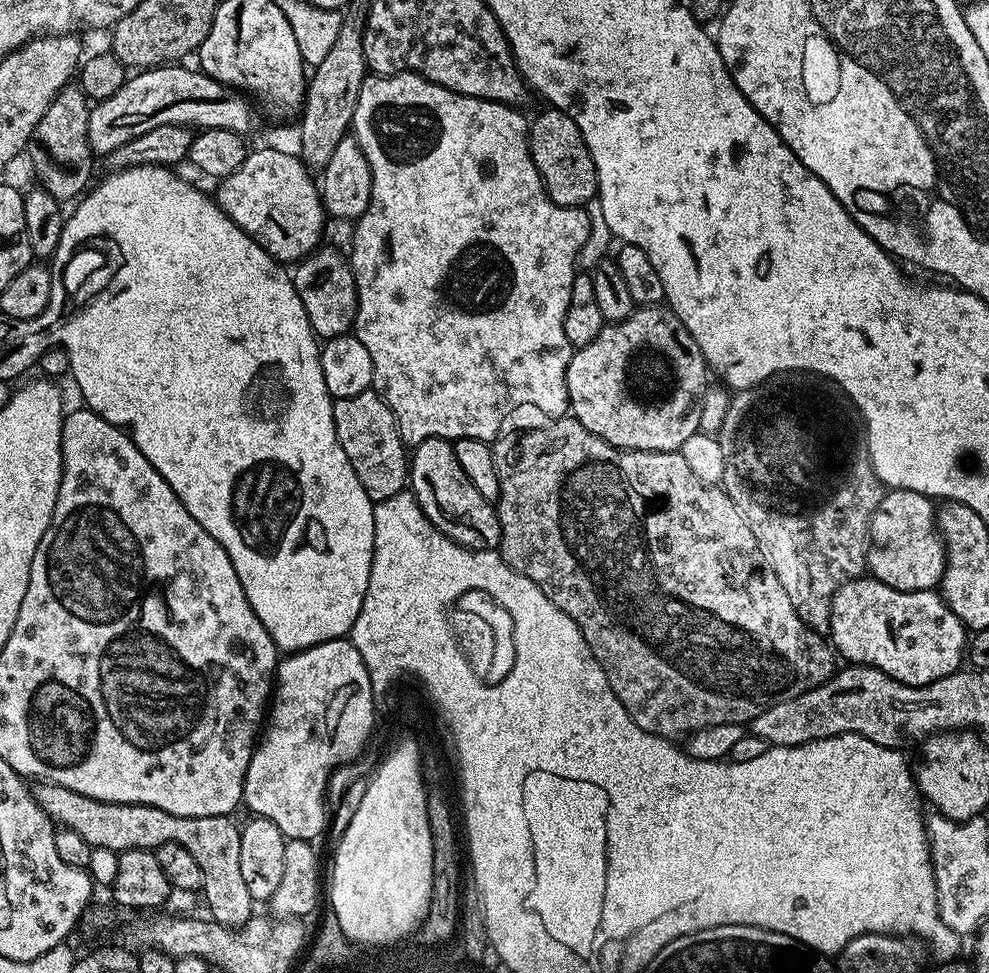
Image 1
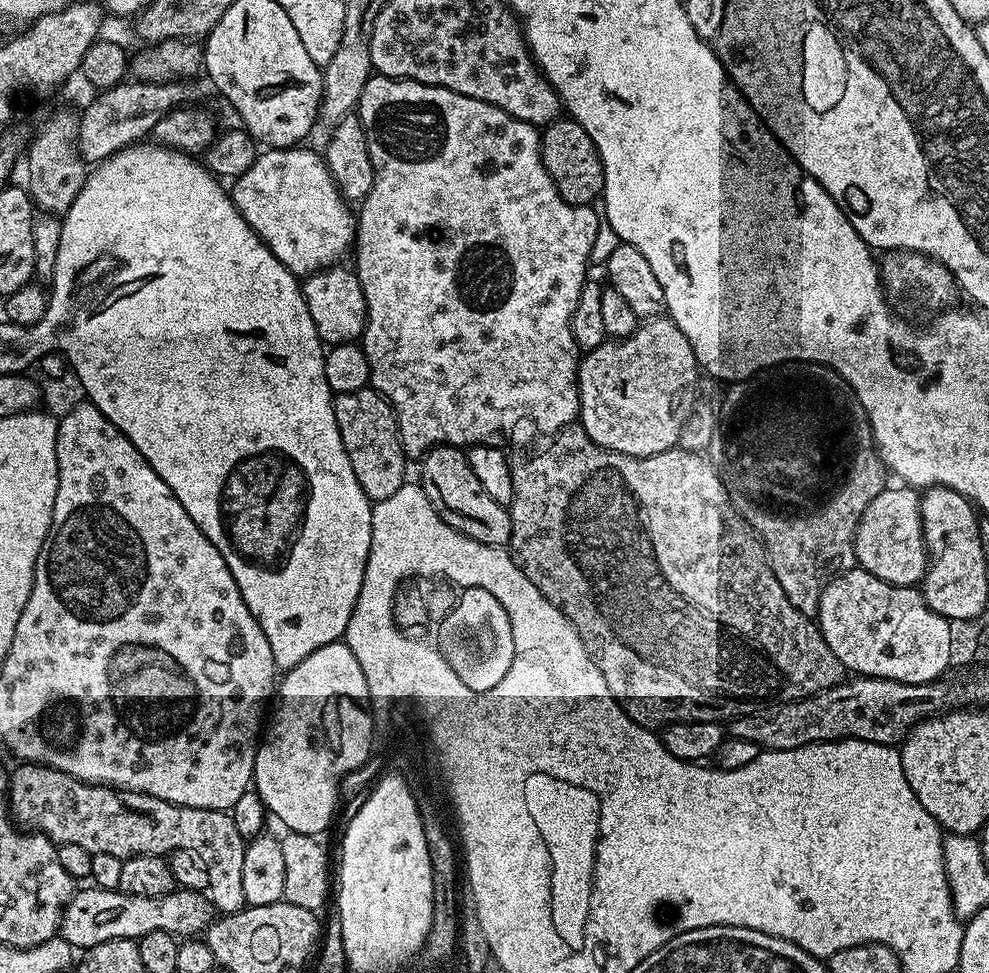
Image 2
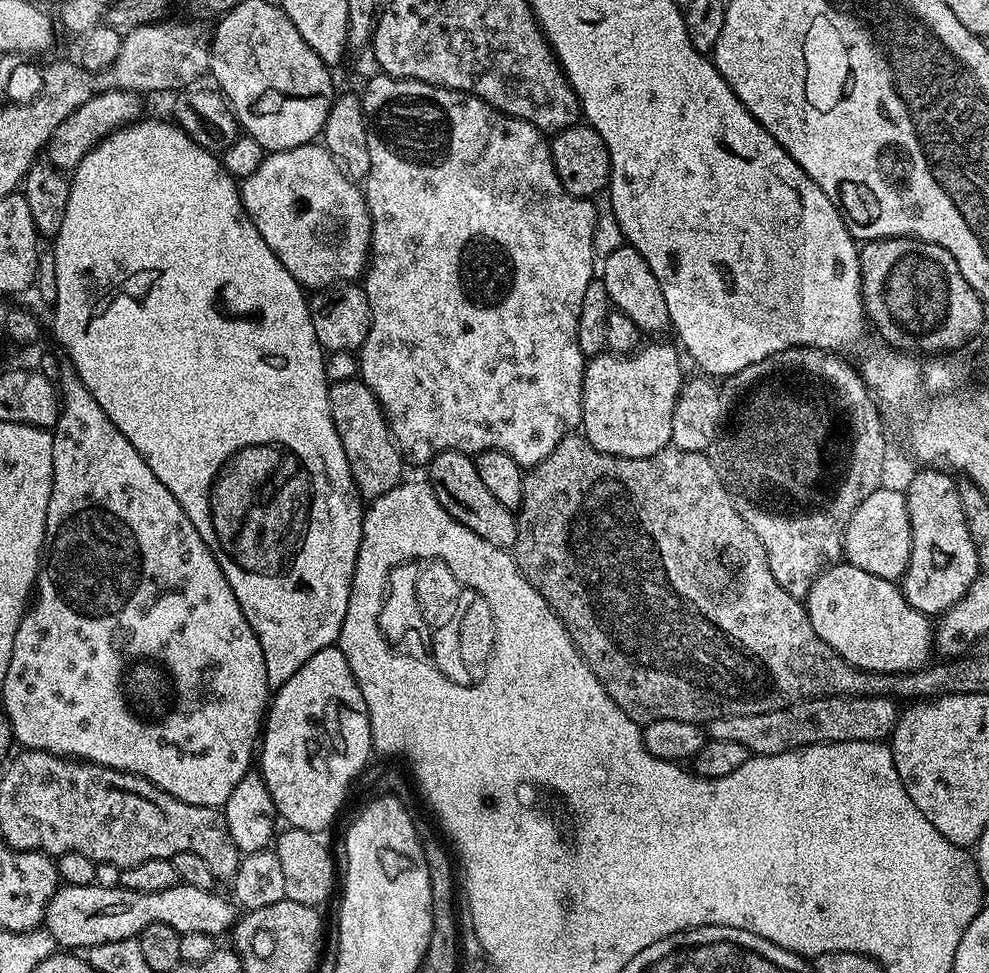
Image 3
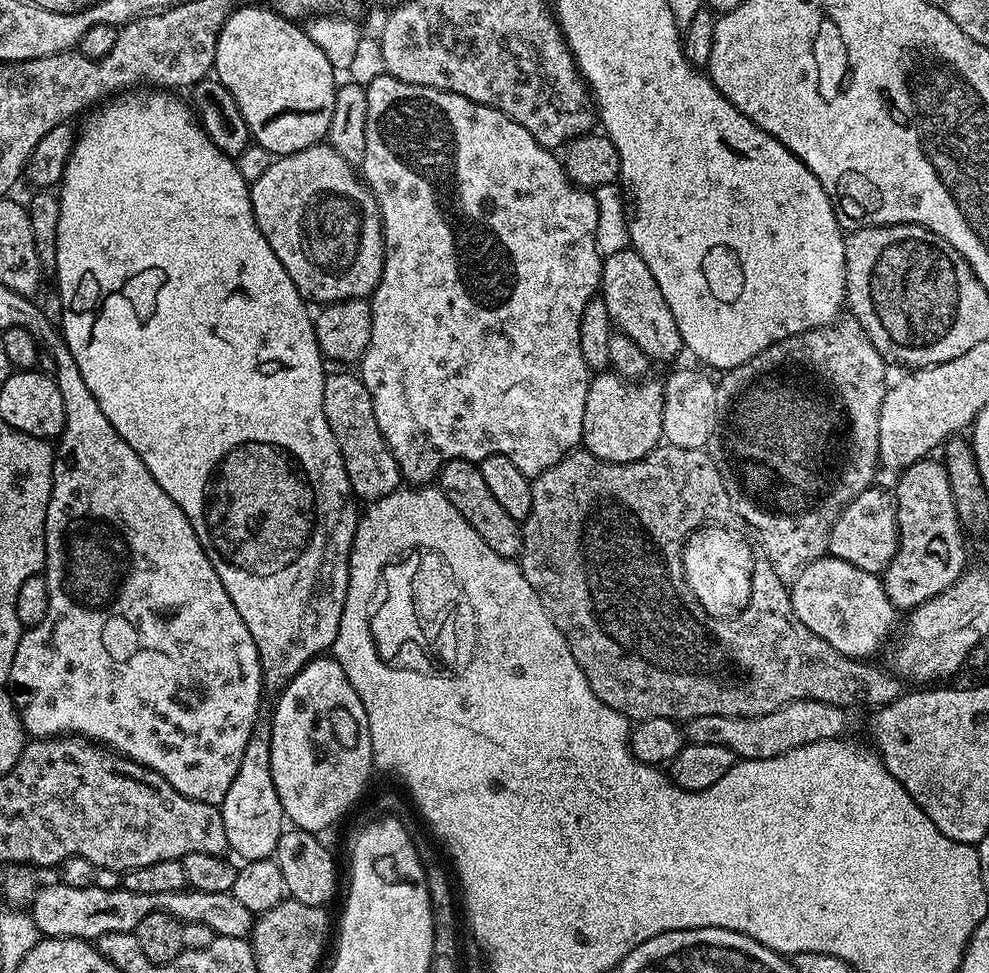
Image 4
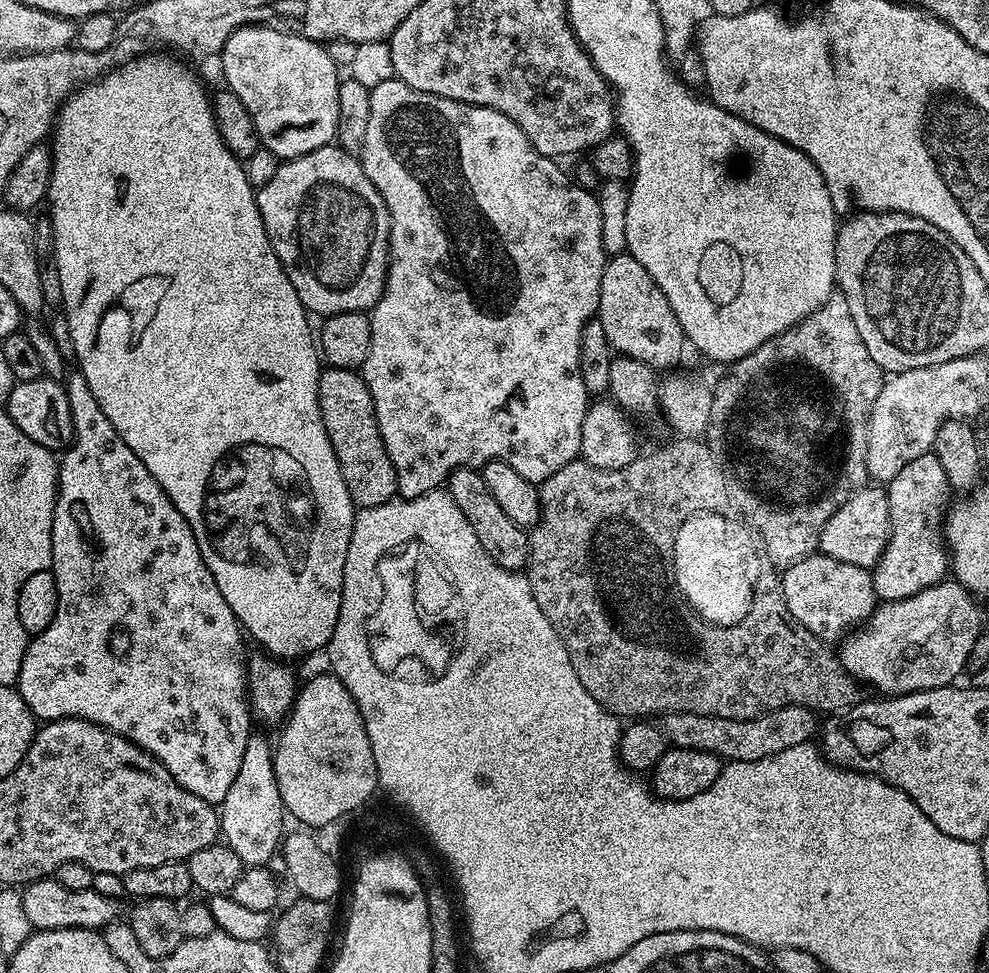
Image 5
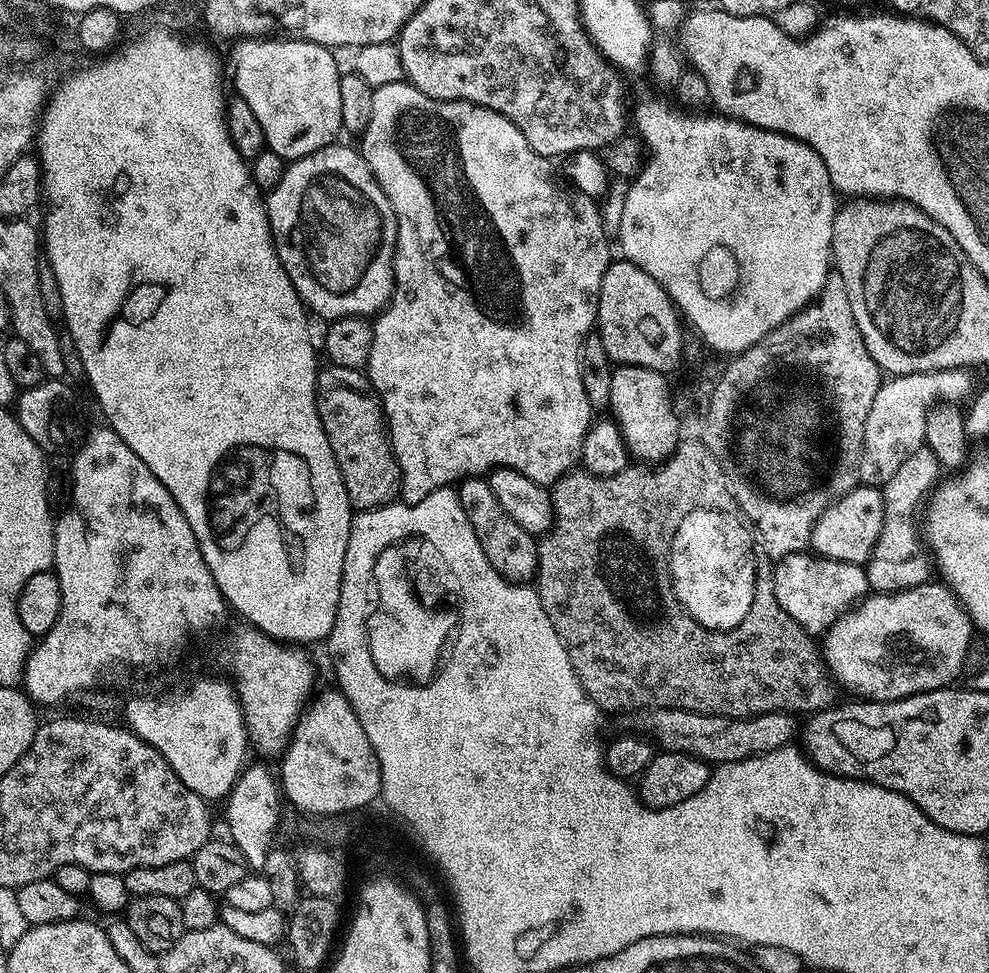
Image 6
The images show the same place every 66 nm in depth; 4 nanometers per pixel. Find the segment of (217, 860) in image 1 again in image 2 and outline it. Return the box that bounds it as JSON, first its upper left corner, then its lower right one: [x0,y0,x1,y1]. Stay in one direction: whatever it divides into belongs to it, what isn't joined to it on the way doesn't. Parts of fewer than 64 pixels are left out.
[8,763,246,914]

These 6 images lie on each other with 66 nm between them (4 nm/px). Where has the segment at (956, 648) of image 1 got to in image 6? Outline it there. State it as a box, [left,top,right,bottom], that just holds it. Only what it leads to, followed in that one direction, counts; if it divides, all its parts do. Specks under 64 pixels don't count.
[774,554,869,634]

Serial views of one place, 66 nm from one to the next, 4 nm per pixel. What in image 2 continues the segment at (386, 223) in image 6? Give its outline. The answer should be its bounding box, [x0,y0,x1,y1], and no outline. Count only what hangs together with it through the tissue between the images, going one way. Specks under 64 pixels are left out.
[230,146,357,278]

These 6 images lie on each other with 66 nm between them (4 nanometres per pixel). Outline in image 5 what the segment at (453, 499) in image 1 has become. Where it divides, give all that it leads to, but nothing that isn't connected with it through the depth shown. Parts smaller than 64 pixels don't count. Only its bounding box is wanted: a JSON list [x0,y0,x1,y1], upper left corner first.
[446,468,528,572]

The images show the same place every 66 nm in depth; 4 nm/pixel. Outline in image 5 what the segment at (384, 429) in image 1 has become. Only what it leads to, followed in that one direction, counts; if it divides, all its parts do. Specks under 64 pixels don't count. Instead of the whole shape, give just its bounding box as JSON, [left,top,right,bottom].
[318,367,397,509]

